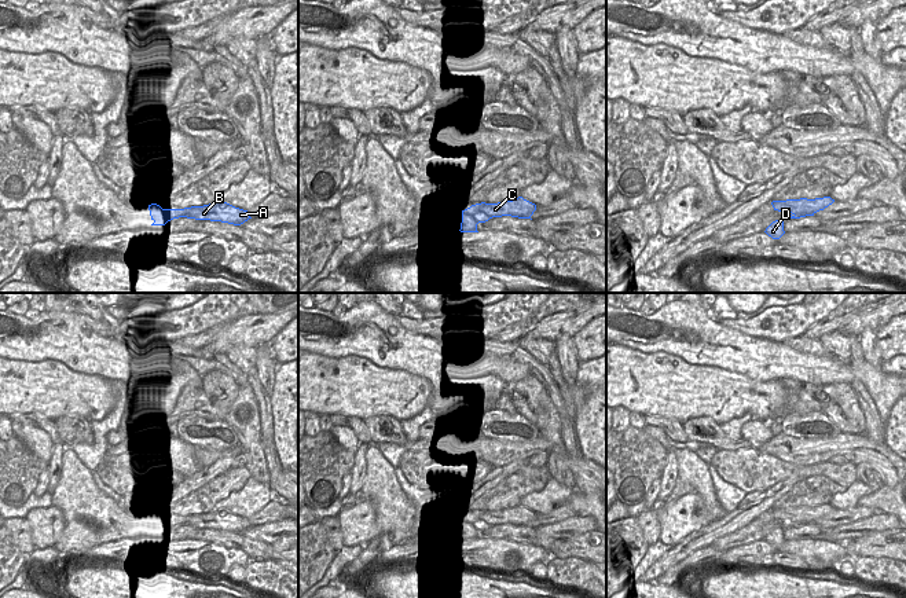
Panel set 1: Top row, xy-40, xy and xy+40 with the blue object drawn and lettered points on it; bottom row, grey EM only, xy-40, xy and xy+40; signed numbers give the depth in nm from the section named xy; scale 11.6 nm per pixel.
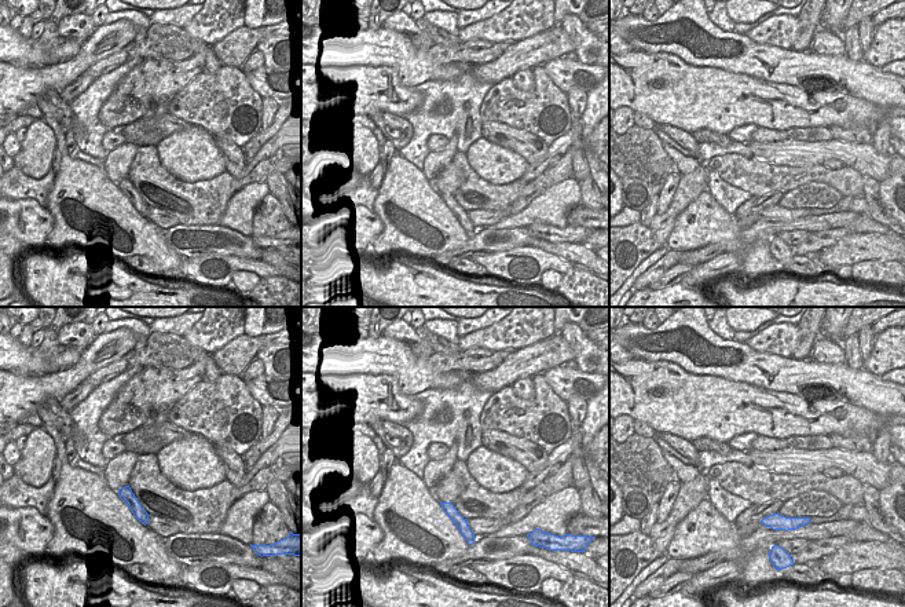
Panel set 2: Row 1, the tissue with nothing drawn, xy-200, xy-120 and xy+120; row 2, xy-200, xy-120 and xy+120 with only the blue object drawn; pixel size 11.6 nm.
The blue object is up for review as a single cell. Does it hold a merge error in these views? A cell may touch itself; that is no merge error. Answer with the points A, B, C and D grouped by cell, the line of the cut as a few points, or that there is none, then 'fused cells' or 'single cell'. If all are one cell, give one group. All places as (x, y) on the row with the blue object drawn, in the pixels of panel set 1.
A B C / D | xy (470, 206), (491, 217) | fused cells

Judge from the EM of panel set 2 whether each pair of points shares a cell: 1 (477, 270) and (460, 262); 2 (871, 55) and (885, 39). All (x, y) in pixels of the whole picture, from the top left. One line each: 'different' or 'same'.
1: same
2: same

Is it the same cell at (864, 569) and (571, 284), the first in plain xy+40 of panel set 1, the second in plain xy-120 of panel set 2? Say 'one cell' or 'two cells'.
one cell

